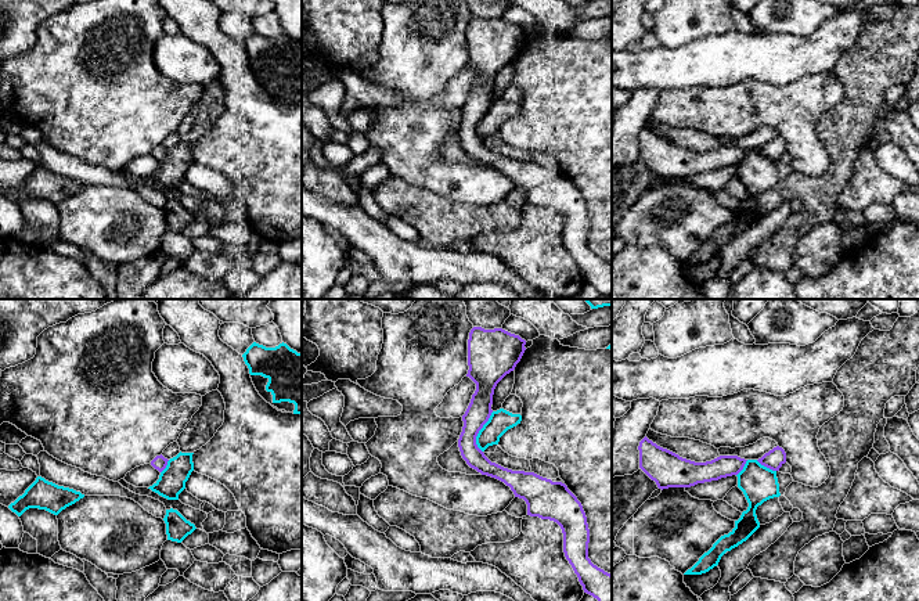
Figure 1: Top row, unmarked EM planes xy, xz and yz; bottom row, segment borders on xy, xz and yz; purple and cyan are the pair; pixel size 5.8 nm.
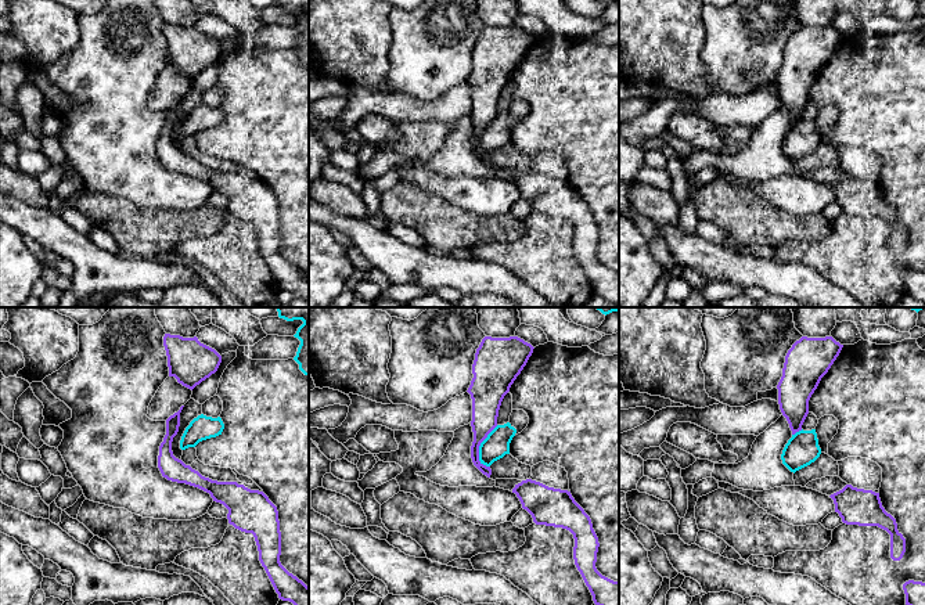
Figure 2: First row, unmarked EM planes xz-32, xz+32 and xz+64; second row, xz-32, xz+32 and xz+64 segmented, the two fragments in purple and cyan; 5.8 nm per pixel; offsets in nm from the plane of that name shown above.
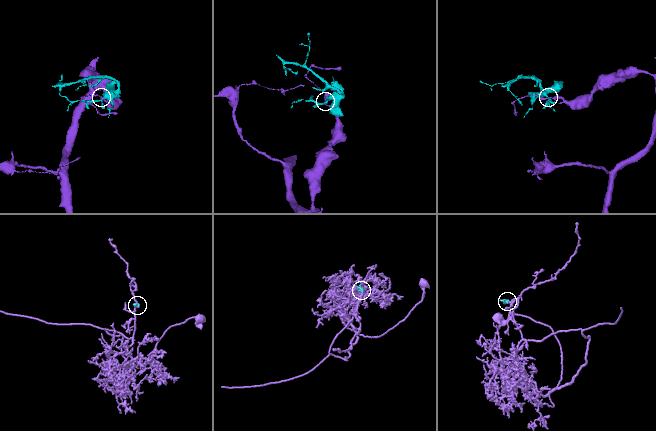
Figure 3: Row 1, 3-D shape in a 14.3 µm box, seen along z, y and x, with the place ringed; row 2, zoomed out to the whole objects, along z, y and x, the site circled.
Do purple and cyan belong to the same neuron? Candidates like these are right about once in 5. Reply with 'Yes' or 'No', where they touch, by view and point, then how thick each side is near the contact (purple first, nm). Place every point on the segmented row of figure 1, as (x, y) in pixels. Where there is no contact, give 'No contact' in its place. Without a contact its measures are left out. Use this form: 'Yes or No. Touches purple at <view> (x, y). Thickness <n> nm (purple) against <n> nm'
No. Touches purple at xz (478, 432). Thickness 140 nm (purple) against 140 nm

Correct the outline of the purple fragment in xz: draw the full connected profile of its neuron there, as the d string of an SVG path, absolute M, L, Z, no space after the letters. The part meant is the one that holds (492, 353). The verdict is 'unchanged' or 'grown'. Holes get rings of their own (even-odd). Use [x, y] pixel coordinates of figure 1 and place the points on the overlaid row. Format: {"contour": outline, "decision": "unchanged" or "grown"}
{"contour": "M473 327L468 339L468 374L476 391L462 415L458 447L466 464L504 482L515 497L527 504L527 515L556 522L563 533L563 553L583 586L598 601L612 601L612 575L588 558L590 529L581 503L562 482L534 472L512 471L491 463L476 445L476 436L489 421L497 384L520 361L526 341L502 328Z", "decision": "unchanged"}

